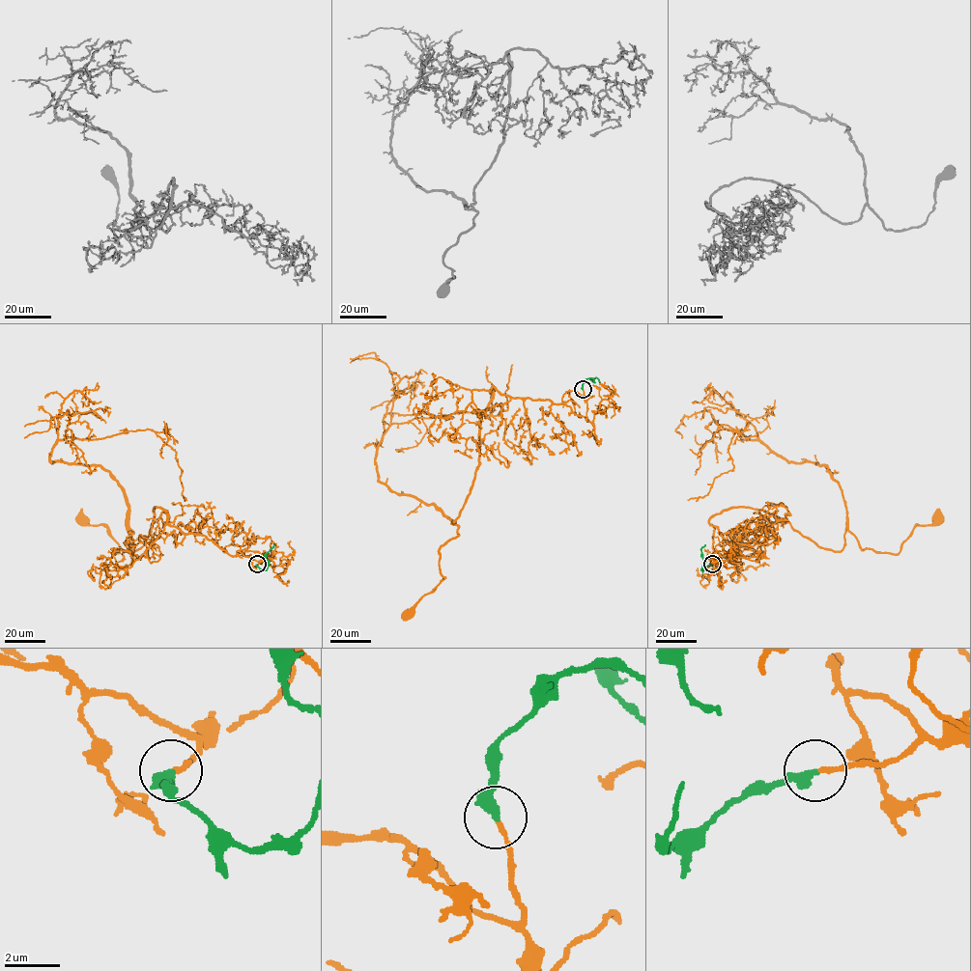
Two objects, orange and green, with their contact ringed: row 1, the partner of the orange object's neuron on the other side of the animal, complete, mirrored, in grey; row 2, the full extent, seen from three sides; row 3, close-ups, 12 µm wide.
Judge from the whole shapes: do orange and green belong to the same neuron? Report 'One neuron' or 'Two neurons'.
One neuron

